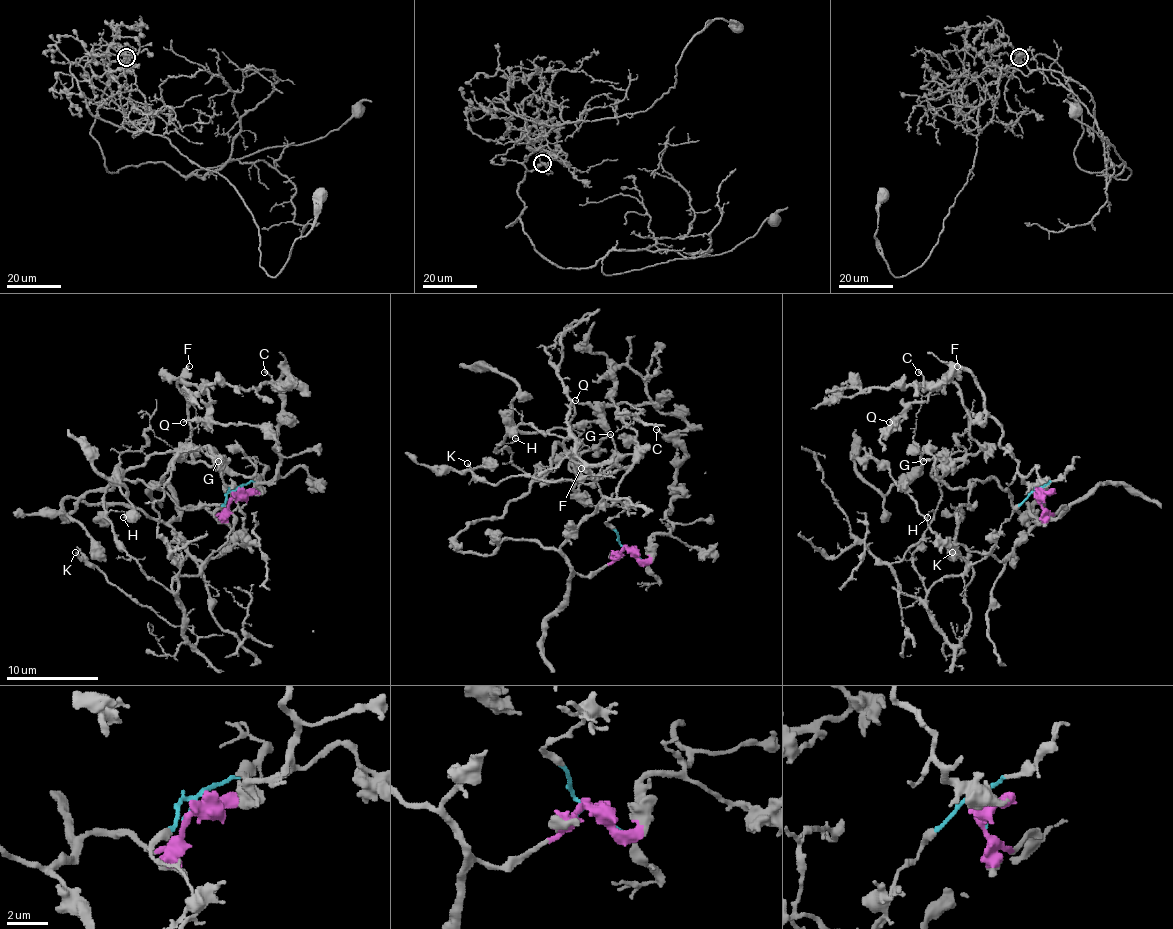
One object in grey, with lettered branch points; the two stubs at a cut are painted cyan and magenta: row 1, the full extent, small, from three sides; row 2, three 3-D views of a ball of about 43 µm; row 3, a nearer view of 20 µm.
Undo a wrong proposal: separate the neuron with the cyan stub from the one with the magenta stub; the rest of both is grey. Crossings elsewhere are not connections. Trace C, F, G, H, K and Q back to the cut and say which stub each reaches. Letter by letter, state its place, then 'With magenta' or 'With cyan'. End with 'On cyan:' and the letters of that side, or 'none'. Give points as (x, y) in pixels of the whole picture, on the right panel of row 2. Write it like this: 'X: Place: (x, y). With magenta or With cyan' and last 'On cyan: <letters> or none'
C: Place: (918, 372). With magenta
F: Place: (957, 366). With magenta
G: Place: (923, 461). With magenta
H: Place: (927, 517). With cyan
K: Place: (952, 552). With cyan
Q: Place: (889, 422). With magenta
On cyan: H, K

